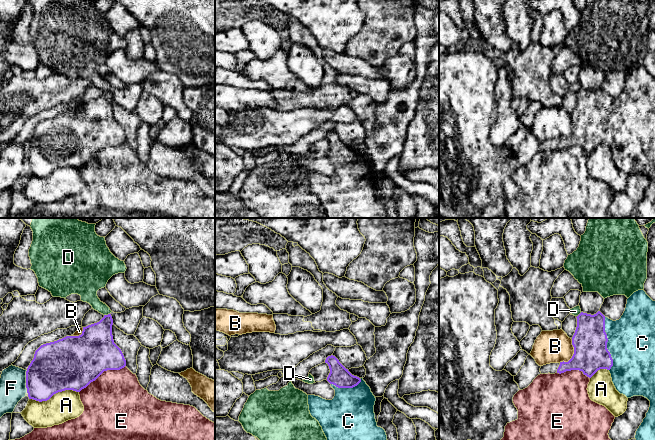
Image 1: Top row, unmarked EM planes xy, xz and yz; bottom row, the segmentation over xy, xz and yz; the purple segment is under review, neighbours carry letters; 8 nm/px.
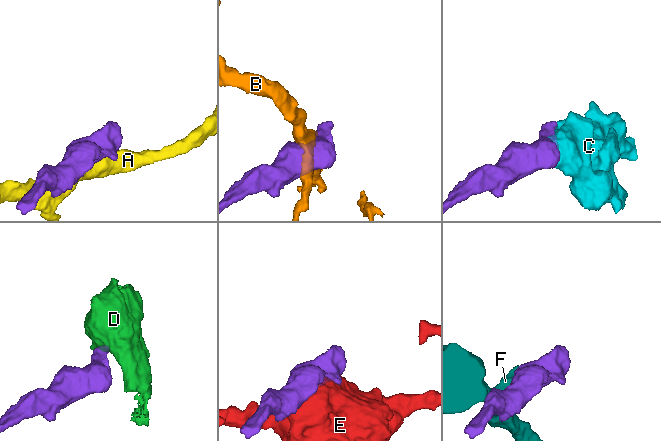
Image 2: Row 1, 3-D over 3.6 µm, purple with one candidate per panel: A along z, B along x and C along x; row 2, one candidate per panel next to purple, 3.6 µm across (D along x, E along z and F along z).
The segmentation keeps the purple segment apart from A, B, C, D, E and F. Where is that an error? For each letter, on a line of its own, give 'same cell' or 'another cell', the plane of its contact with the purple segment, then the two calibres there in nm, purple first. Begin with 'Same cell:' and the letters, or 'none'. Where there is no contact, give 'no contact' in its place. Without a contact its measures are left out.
Same cell: C
A: another cell; contact in xy; calibres 400 and 240 nm
B: another cell; contact in yz; calibres 280 and 260 nm
C: same cell; contact in yz; calibres 280 and 380 nm
D: another cell; contact in xy; calibres 280 and 140 nm
E: another cell; contact in xy; calibres 420 and 460 nm
F: another cell; contact in xy; calibres 380 and 200 nm

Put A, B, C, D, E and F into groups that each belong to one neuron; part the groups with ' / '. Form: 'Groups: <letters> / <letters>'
Groups: A / B / C / D / E / F

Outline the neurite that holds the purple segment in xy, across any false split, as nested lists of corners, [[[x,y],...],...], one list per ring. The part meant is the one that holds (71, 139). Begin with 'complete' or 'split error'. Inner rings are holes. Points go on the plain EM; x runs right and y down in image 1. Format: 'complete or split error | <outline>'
complete | [[[111,90],[97,99],[83,103],[79,112],[66,112],[54,118],[41,121],[26,147],[26,164],[29,175],[39,178],[49,176],[54,170],[65,166],[80,168],[95,157],[104,147],[120,146],[126,142],[126,136],[121,125],[114,119],[112,111],[113,95]]]

